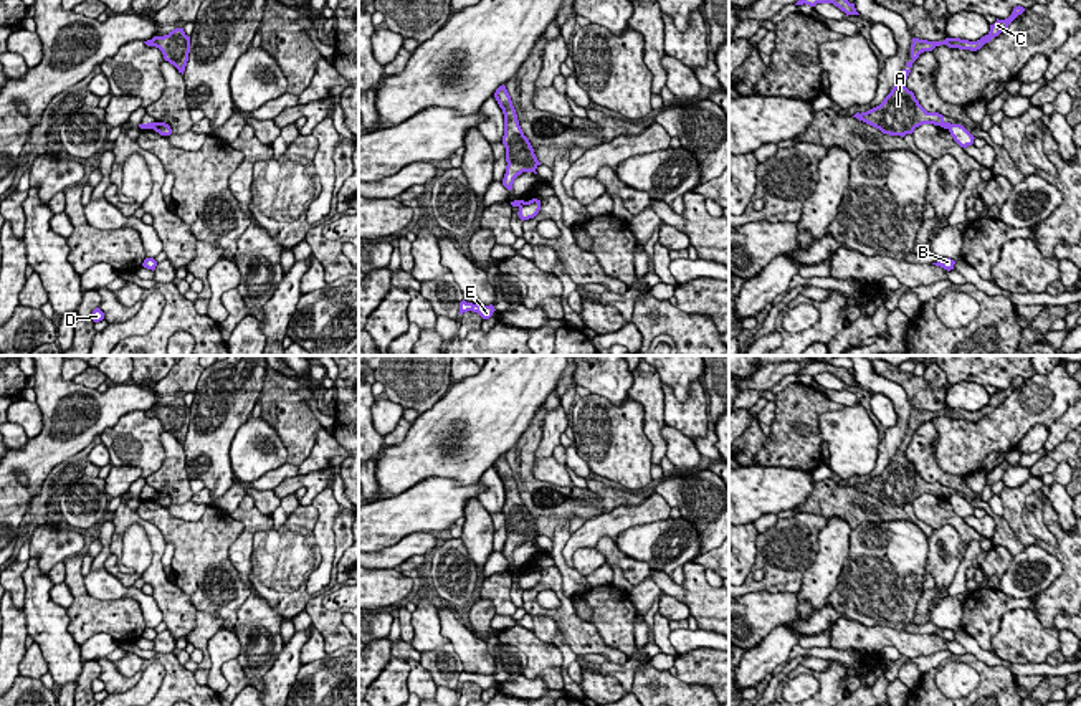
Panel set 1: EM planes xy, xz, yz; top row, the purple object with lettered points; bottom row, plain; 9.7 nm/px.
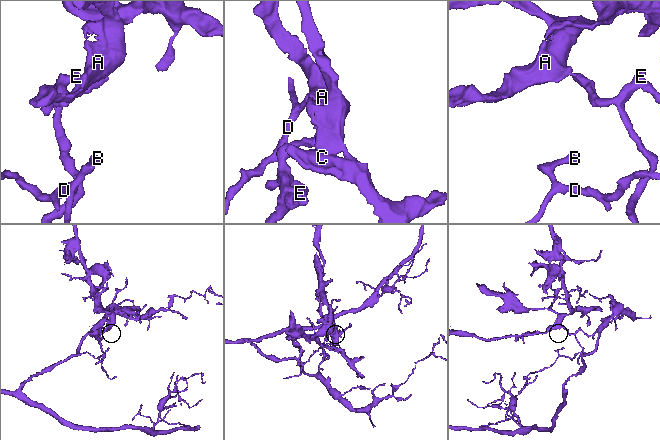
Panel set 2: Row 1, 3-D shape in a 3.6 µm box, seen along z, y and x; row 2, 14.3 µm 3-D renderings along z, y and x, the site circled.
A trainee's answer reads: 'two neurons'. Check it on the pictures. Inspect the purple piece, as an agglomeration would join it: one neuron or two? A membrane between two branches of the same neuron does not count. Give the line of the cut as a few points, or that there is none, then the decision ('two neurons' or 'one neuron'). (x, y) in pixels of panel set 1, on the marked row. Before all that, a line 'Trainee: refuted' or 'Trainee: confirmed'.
Trainee: confirmed
yz (951, 124), (947, 128) | two neurons

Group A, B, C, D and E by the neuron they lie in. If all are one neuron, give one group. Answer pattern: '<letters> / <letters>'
A C / B D E

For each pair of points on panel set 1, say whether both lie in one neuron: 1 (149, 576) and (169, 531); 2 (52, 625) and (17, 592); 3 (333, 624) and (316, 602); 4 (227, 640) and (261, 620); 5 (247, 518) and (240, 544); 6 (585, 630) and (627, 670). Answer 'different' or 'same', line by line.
1: different
2: different
3: same
4: different
5: same
6: different

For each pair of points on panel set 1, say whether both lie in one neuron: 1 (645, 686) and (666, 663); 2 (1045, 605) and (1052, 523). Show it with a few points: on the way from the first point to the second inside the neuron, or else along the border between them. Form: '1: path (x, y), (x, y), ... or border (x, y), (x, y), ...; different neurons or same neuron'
1: border (655, 668), (668, 672); different neurons
2: path (1063, 586), (1063, 543); same neuron

